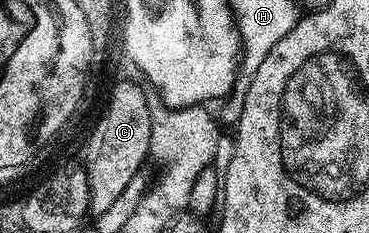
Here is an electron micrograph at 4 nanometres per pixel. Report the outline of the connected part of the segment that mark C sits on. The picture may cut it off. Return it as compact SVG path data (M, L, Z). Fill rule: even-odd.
M122 84L116 90L114 100L111 100L111 112L107 112L106 120L103 120L96 137L96 141L100 139L104 143L96 153L94 161L88 166L91 216L105 213L120 198L120 193L124 193L128 181L132 181L132 177L136 177L143 170L142 161L146 161L149 154L146 150L148 130L146 104L143 102L141 91L130 84Z

